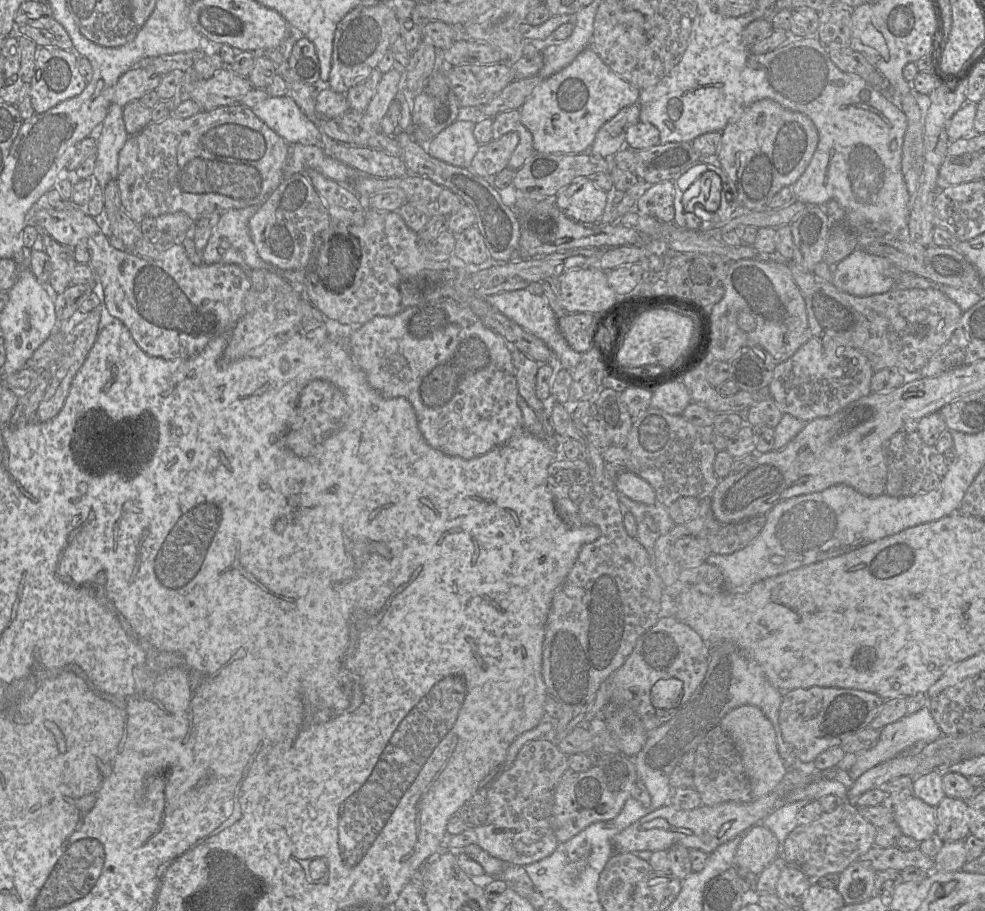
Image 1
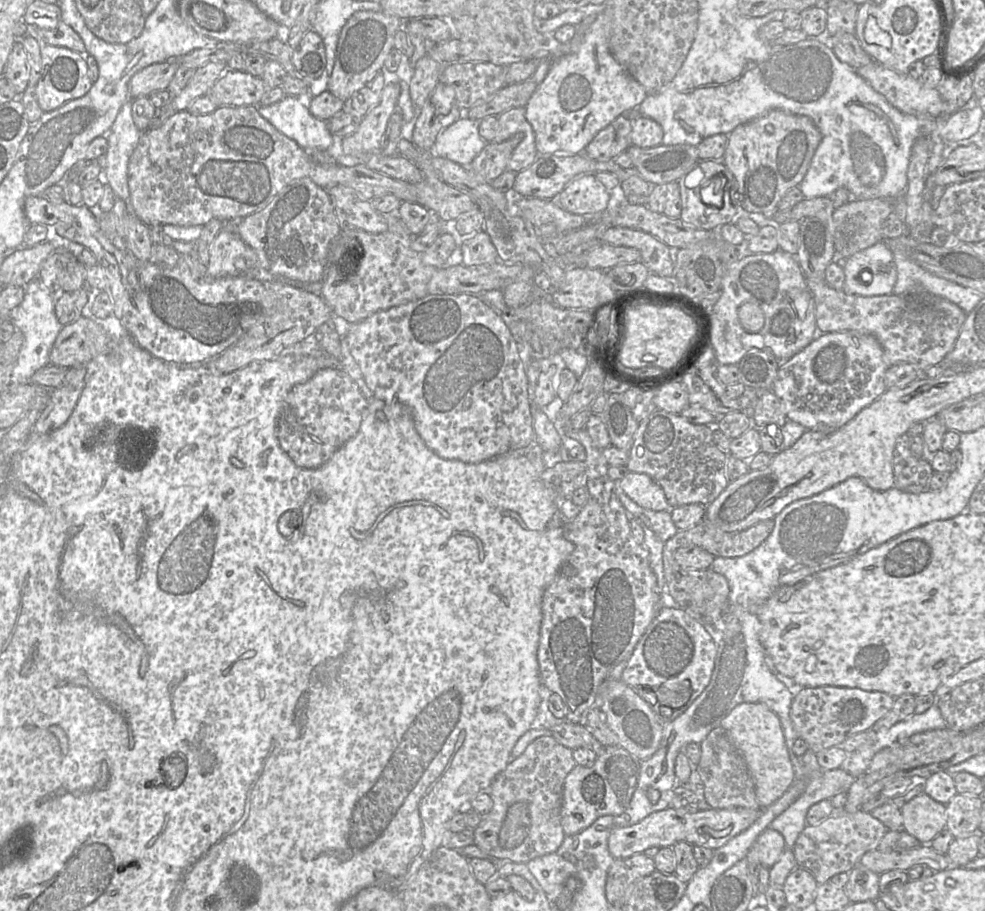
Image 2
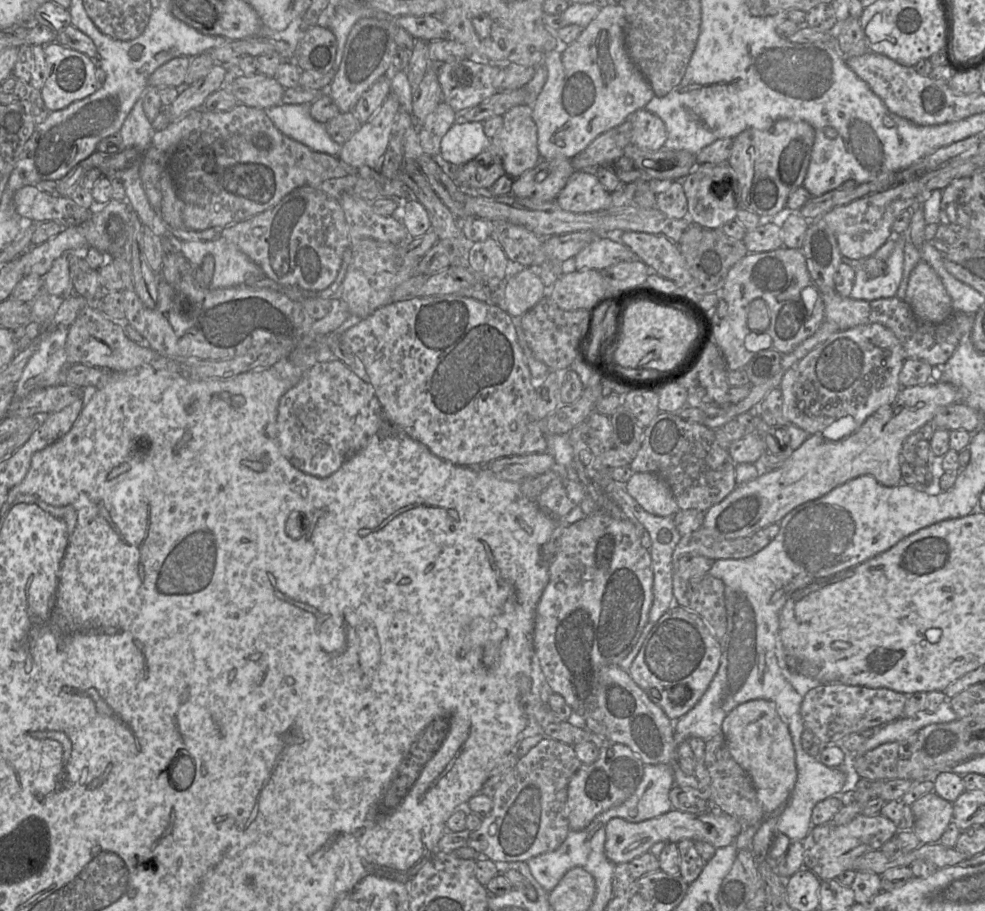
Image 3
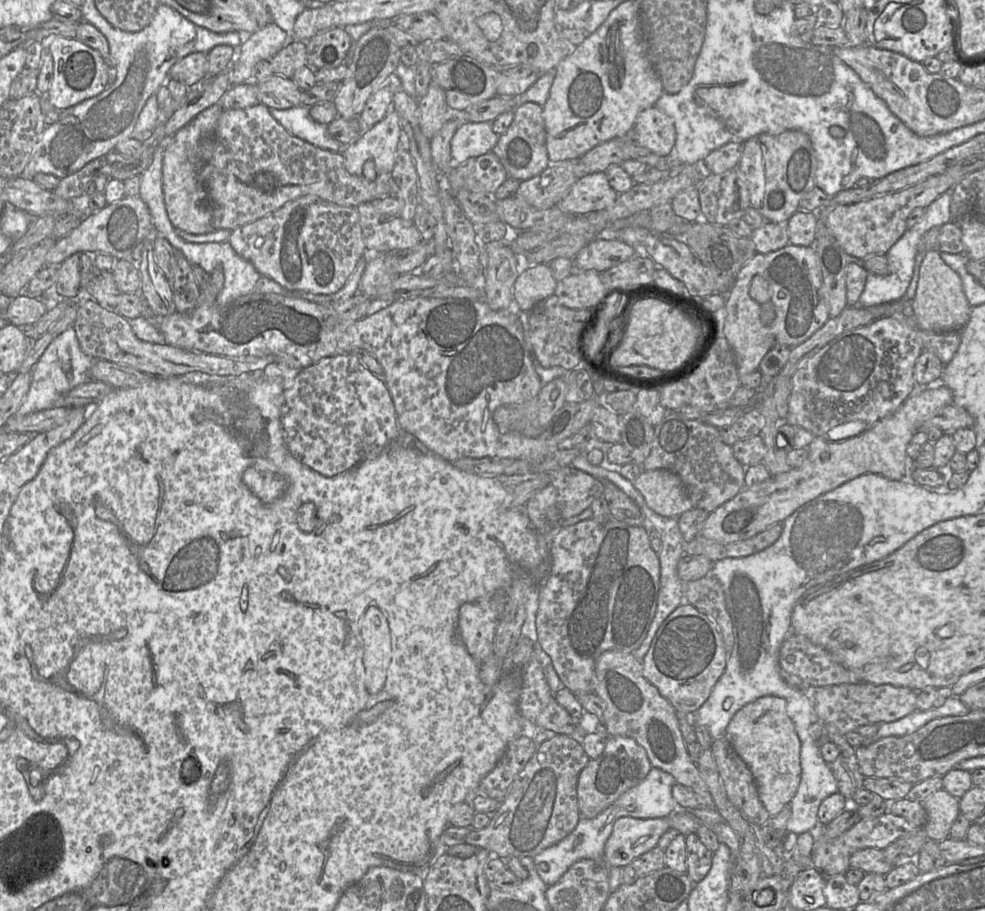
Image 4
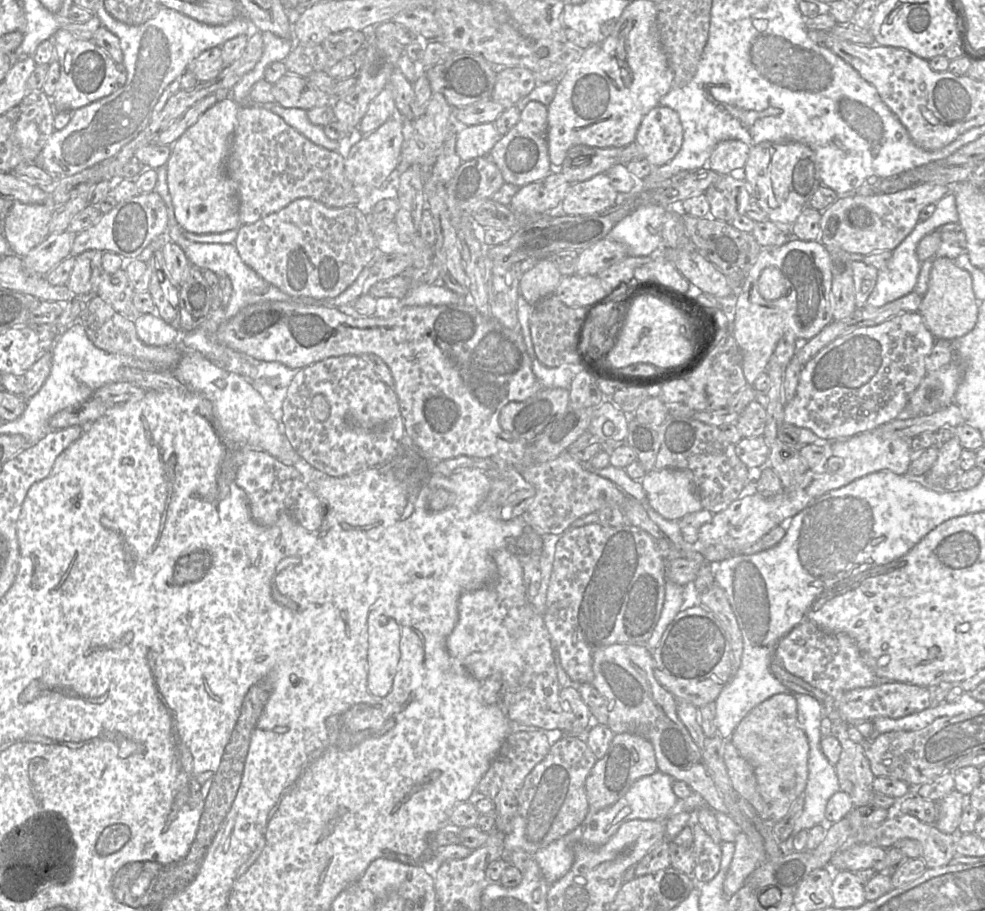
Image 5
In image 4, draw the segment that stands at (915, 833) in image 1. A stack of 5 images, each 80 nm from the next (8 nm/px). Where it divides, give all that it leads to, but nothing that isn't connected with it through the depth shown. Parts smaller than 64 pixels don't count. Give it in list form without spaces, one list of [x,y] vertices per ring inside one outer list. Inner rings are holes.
[[[941,789],[921,803],[927,814],[927,820],[923,826],[926,835],[937,842],[947,839],[952,824],[960,814],[959,799]]]

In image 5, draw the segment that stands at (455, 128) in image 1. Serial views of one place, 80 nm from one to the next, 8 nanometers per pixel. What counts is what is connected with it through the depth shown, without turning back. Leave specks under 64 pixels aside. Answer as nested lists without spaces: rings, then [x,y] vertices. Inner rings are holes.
[[[492,122],[462,126],[456,135],[456,152],[462,162],[488,156],[501,137]]]

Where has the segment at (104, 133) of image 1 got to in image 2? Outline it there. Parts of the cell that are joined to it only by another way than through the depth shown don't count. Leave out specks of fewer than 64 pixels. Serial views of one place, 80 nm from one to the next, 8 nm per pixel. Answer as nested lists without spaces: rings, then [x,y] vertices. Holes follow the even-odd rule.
[[[132,101],[124,103],[105,135],[108,149],[104,155],[96,159],[106,185],[115,192],[116,197],[125,202],[129,213],[134,211],[128,187],[128,161],[142,133],[132,119]]]

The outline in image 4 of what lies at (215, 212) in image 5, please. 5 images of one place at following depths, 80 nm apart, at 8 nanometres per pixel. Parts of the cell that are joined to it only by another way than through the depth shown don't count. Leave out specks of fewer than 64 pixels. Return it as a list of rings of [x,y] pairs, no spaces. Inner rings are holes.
[[[215,103],[197,114],[171,138],[162,156],[162,190],[167,216],[177,228],[191,234],[204,234],[214,230],[212,205],[197,176],[198,145],[200,140],[214,132],[224,109]]]

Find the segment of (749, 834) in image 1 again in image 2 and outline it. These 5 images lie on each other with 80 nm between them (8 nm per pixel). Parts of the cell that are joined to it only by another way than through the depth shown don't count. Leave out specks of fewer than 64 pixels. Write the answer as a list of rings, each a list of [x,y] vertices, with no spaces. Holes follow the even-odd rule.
[[[767,827],[756,838],[746,858],[749,863],[759,863],[762,867],[770,868],[785,850],[785,840],[781,833]]]

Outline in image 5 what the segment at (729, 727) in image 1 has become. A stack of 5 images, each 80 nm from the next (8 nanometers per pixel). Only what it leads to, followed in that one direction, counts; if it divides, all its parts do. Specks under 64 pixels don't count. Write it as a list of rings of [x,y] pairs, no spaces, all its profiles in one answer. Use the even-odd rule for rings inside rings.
[[[775,694],[755,706],[737,725],[730,741],[753,767],[759,792],[771,810],[772,820],[781,820],[791,804],[803,795],[808,779],[809,742],[798,721],[795,697]]]

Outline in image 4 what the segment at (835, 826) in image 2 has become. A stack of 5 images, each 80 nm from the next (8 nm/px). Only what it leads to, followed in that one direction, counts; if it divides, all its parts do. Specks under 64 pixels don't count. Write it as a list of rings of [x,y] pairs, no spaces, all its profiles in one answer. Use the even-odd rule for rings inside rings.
[[[888,811],[878,817],[860,818],[849,830],[835,838],[826,838],[821,832],[813,832],[814,844],[810,854],[811,863],[826,877],[844,875],[850,868],[849,859],[856,851],[865,848],[885,849],[901,836],[923,832],[923,827],[916,827],[905,818]]]

